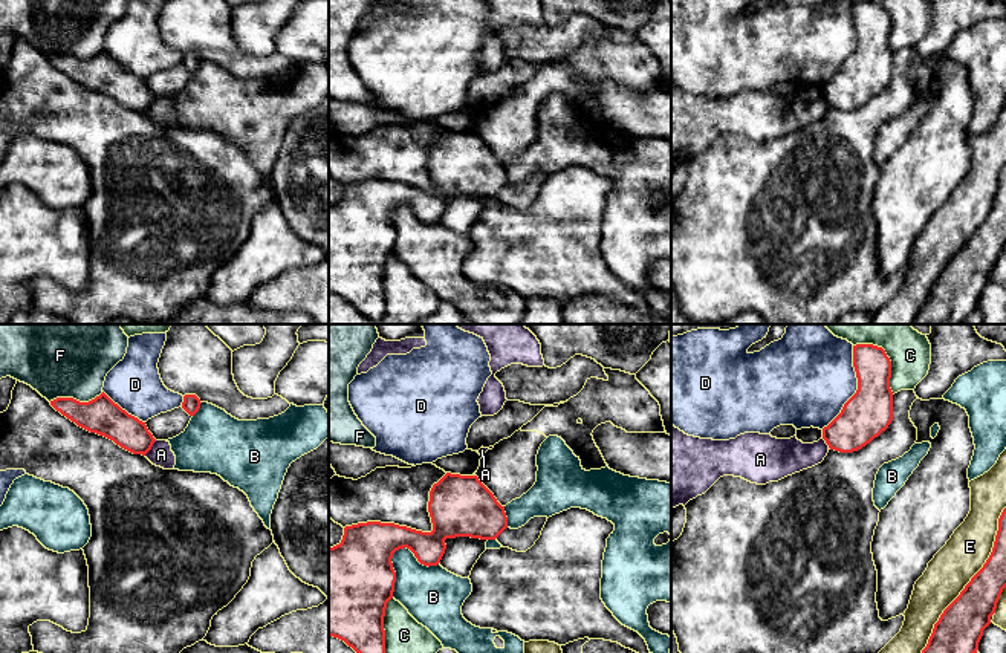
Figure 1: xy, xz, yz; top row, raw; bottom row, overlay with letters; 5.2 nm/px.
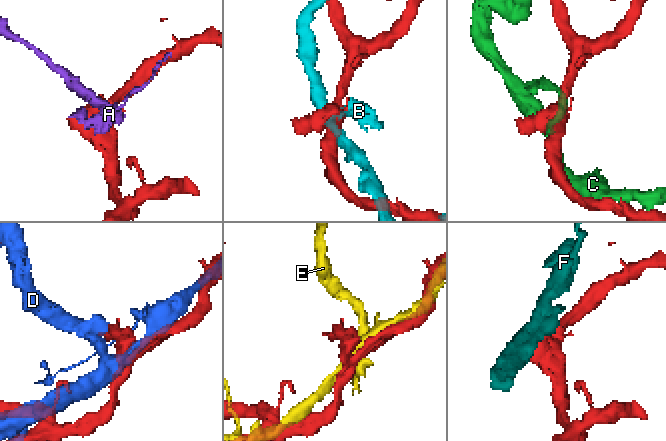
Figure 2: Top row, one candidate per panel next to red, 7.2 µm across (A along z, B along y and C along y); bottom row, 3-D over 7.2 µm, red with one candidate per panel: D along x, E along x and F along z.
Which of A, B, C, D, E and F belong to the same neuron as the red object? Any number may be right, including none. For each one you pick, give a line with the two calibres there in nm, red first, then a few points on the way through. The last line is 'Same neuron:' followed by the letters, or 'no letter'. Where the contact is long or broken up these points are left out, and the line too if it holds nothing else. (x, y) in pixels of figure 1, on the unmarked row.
Same neuron: no letter

